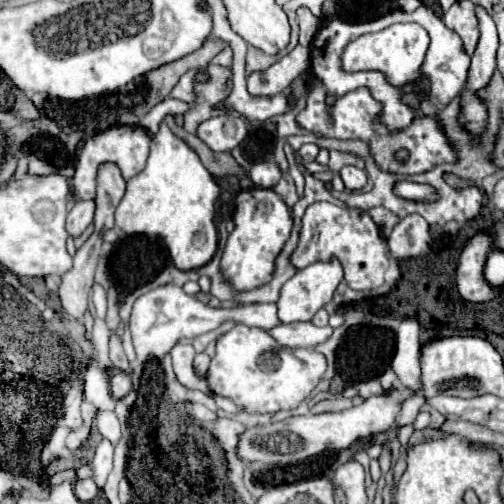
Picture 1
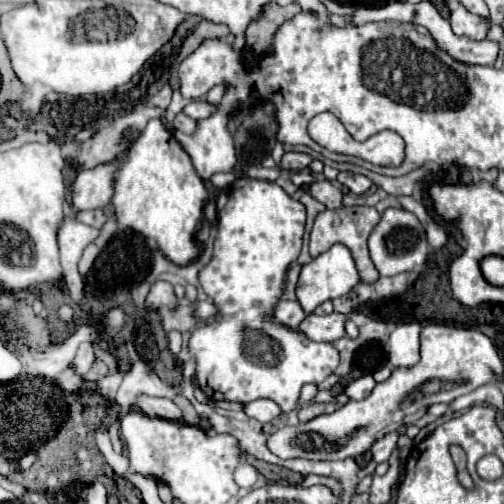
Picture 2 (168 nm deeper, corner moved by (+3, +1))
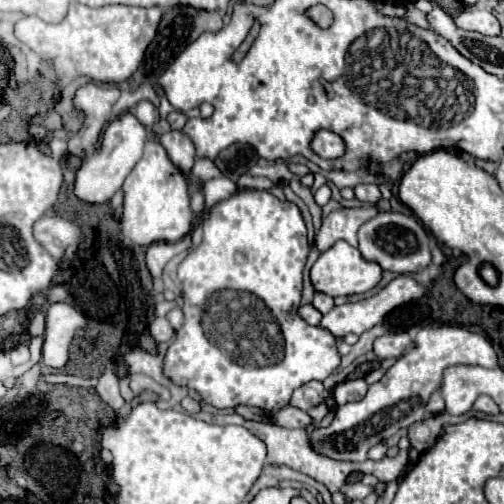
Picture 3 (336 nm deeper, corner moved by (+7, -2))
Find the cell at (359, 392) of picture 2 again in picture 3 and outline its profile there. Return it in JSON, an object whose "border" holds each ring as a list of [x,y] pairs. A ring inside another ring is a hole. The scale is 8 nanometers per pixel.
{"border":[[[359,378],[359,380],[347,380],[347,382],[337,384],[333,394],[335,394],[337,406],[343,406],[347,402],[361,400],[365,396],[365,390],[367,390],[367,382],[363,378]]]}

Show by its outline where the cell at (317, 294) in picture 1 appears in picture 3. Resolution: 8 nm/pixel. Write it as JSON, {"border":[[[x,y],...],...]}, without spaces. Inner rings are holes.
{"border":[[[339,240],[317,258],[317,262],[311,266],[309,276],[311,276],[311,284],[313,284],[315,292],[323,292],[323,294],[337,298],[337,296],[361,294],[361,292],[367,292],[373,286],[377,286],[381,280],[381,268],[377,268],[377,264],[365,262],[357,248]]]}

